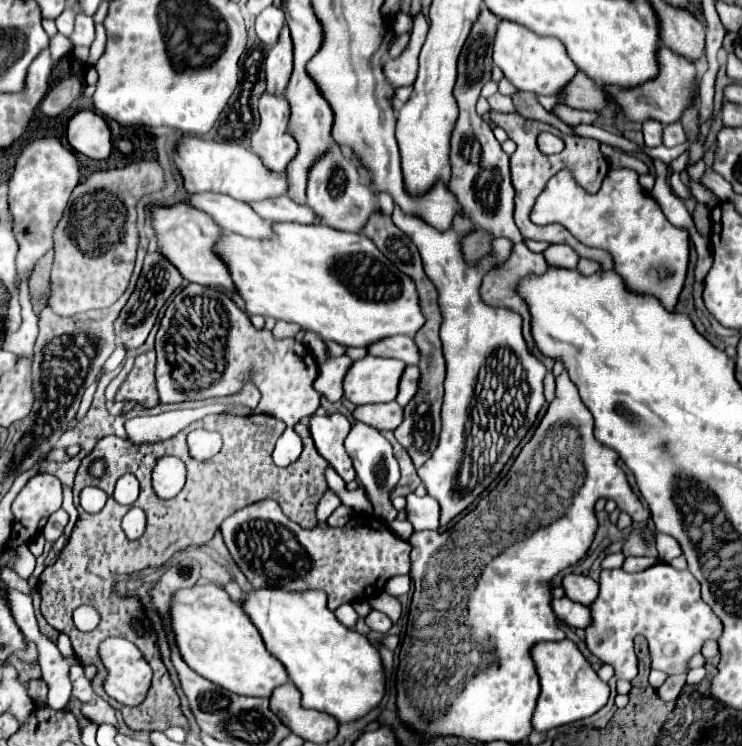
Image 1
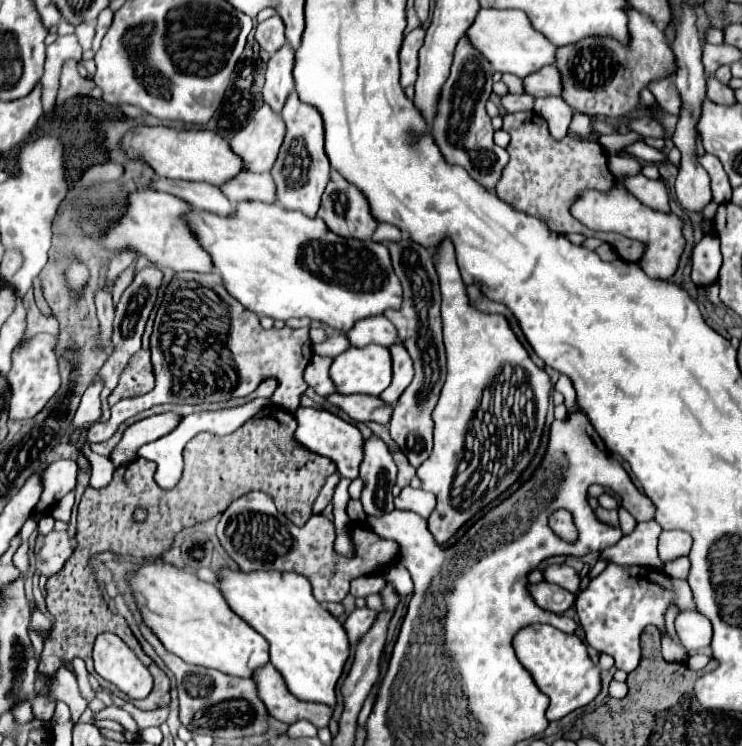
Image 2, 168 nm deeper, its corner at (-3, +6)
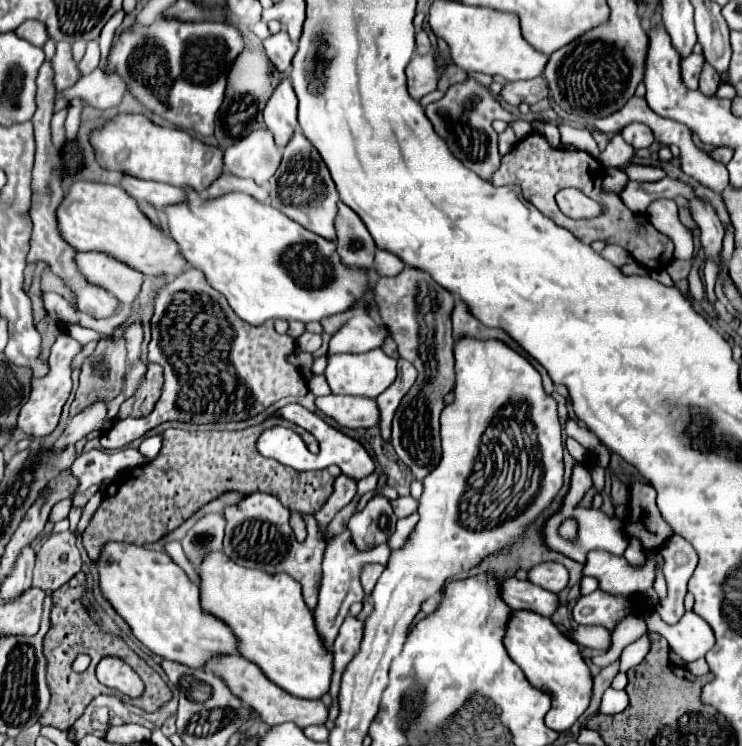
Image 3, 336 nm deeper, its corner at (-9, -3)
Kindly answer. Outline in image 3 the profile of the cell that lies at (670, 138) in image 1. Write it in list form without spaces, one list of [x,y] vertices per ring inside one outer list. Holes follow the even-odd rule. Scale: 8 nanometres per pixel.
[[[633,122],[631,126],[625,126],[619,134],[621,134],[623,140],[625,140],[627,144],[631,144],[633,148],[649,148],[649,146],[653,144],[653,140],[655,140],[649,126],[645,126],[645,124],[635,124],[635,122]]]

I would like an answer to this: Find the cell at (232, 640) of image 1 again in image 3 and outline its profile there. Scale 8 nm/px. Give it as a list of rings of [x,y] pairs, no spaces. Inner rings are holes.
[[[107,542],[97,560],[97,572],[103,598],[129,624],[131,634],[153,654],[193,668],[203,668],[215,654],[239,654],[233,632],[221,620],[201,610],[199,586],[165,552],[129,542]]]

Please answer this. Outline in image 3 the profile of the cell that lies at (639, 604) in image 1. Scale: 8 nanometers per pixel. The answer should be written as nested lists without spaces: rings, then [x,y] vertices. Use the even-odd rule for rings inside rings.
[[[595,590],[589,596],[581,596],[573,606],[571,614],[579,626],[599,624],[613,630],[619,620],[623,620],[627,614],[633,612],[641,612],[641,608],[635,604],[633,598],[627,600],[623,596],[611,596],[607,592]]]

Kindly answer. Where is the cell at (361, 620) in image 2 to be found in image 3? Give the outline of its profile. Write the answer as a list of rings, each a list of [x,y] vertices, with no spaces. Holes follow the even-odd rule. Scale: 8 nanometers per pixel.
[[[347,616],[339,630],[335,646],[333,646],[333,680],[331,680],[331,688],[329,688],[329,692],[333,696],[333,706],[329,710],[329,722],[327,722],[329,728],[333,726],[333,722],[337,718],[337,692],[339,692],[341,674],[343,674],[345,666],[351,662],[351,658],[357,654],[361,638],[363,638],[363,622],[355,620],[353,616]]]

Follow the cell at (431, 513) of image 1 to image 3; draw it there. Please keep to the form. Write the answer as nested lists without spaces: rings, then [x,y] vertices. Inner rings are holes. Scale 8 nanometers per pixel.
[[[407,496],[407,498],[397,498],[397,500],[391,500],[391,506],[395,510],[395,516],[397,518],[405,518],[413,512],[417,512],[417,500]]]

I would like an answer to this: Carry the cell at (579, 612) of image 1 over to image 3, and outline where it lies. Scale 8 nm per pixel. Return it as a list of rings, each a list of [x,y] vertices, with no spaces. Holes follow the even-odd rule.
[[[503,578],[499,580],[499,586],[501,586],[499,596],[513,610],[531,610],[549,618],[557,608],[557,596],[531,584],[529,580]]]

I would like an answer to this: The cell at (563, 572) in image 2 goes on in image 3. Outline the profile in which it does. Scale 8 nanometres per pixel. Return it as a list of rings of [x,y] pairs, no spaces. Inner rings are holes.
[[[543,562],[543,564],[537,564],[533,566],[529,572],[527,572],[527,580],[549,590],[549,592],[561,592],[567,582],[569,582],[569,574],[567,574],[567,568],[563,564],[557,564],[557,562]]]

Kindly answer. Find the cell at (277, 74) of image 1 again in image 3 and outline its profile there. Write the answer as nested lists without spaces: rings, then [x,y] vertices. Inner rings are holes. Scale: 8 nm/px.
[[[283,80],[277,86],[277,90],[273,92],[271,100],[263,110],[263,116],[265,116],[267,128],[273,132],[275,144],[279,148],[287,146],[287,142],[291,140],[291,134],[297,128],[297,98],[289,80]]]

